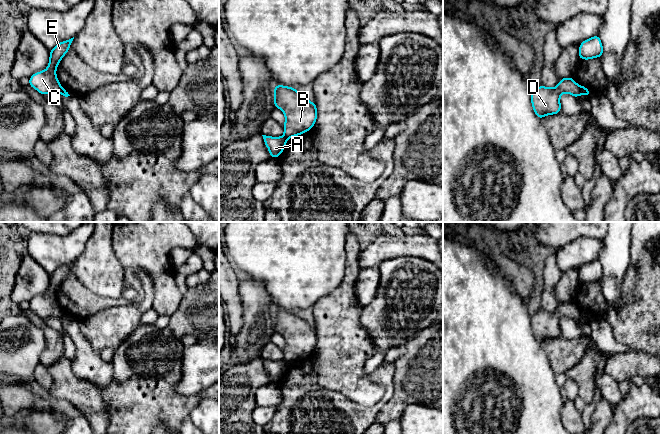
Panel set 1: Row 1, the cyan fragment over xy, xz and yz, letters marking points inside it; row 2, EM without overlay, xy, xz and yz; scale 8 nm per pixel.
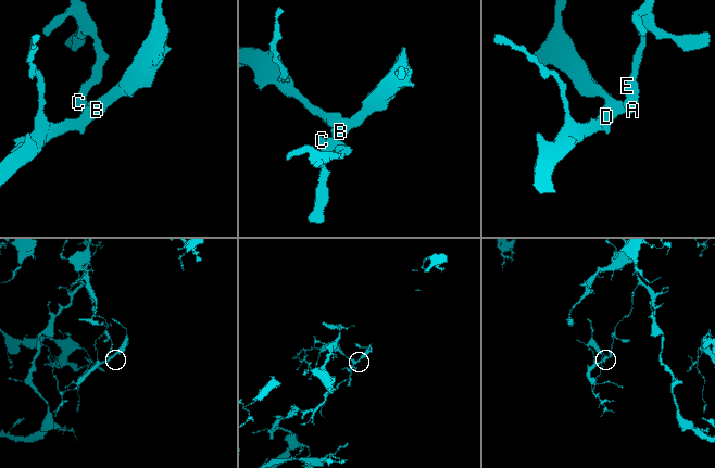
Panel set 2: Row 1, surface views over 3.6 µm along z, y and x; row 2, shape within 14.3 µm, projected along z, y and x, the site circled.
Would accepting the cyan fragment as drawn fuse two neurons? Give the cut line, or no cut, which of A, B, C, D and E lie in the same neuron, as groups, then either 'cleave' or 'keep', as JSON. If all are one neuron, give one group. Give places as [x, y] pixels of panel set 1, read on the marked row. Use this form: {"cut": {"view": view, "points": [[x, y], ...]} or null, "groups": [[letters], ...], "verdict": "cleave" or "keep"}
{"cut": {"view": "yz", "points": [[580, 86], [582, 93]]}, "groups": [["A", "C", "E"], ["B", "D"]], "verdict": "cleave"}

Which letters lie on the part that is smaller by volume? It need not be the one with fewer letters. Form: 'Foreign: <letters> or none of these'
Foreign: B, D

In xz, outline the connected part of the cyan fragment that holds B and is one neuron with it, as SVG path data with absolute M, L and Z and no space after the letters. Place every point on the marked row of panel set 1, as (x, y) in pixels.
M274 86L274 107L281 109L285 115L283 128L284 136L287 139L311 130L318 115L316 103L310 102L304 95L298 93L294 87Z

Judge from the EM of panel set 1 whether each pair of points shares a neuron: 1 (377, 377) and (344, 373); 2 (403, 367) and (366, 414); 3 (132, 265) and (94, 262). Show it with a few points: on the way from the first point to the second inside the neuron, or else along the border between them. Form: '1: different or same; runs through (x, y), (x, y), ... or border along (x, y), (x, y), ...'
1: different; border along (369, 374), (372, 380), (383, 387), (383, 396)
2: different; border along (394, 363), (393, 395), (386, 402)
3: different; border along (112, 242), (114, 254), (126, 277)

